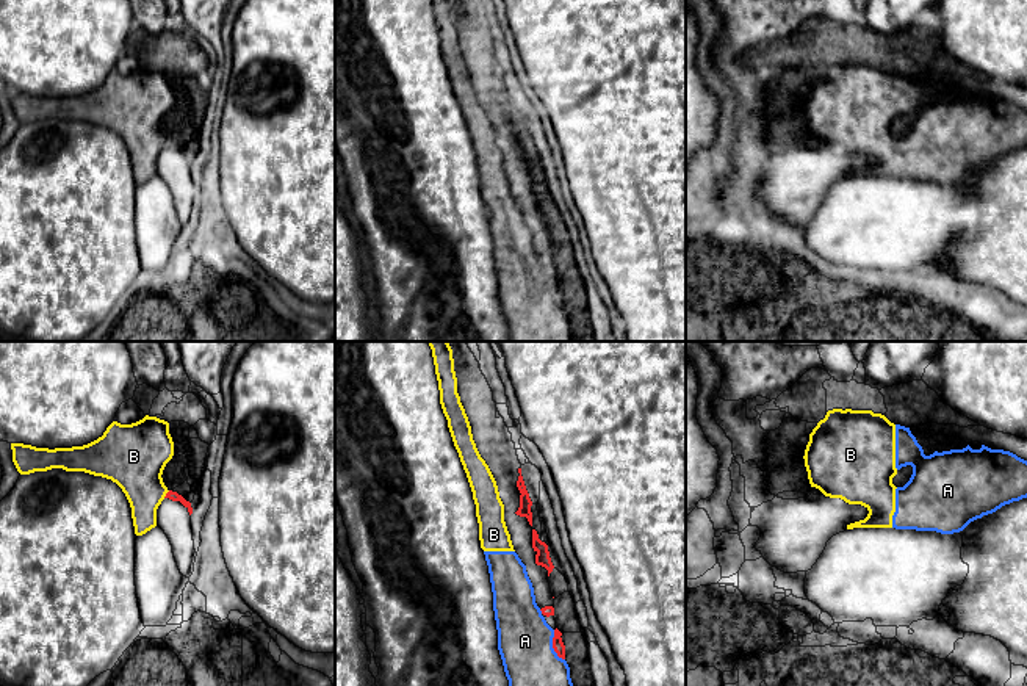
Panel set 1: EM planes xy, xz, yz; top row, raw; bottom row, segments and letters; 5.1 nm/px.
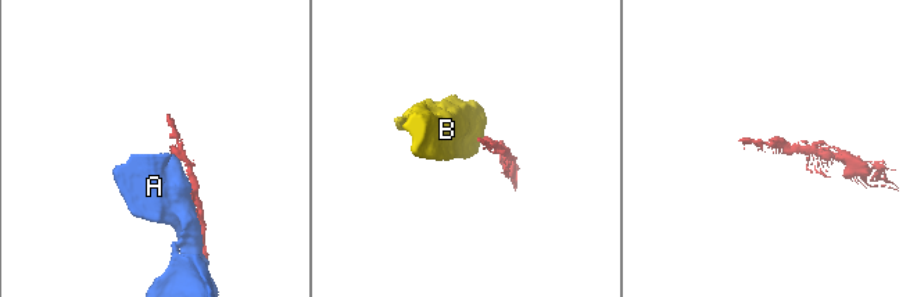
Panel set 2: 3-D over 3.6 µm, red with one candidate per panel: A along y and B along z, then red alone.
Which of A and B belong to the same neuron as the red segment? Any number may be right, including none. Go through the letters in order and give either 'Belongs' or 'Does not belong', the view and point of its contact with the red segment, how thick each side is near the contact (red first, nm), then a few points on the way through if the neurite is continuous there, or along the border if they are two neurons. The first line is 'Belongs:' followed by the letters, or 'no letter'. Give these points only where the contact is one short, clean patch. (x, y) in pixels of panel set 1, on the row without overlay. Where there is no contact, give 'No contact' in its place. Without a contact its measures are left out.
Belongs: no letter
A: Does not belong. Touches red at xz (553, 295). Thickness 60 nm (red) against 320 nm
B: Does not belong. Touches red at xy (166, 143). Thickness 50 nm (red) against 320 nm

